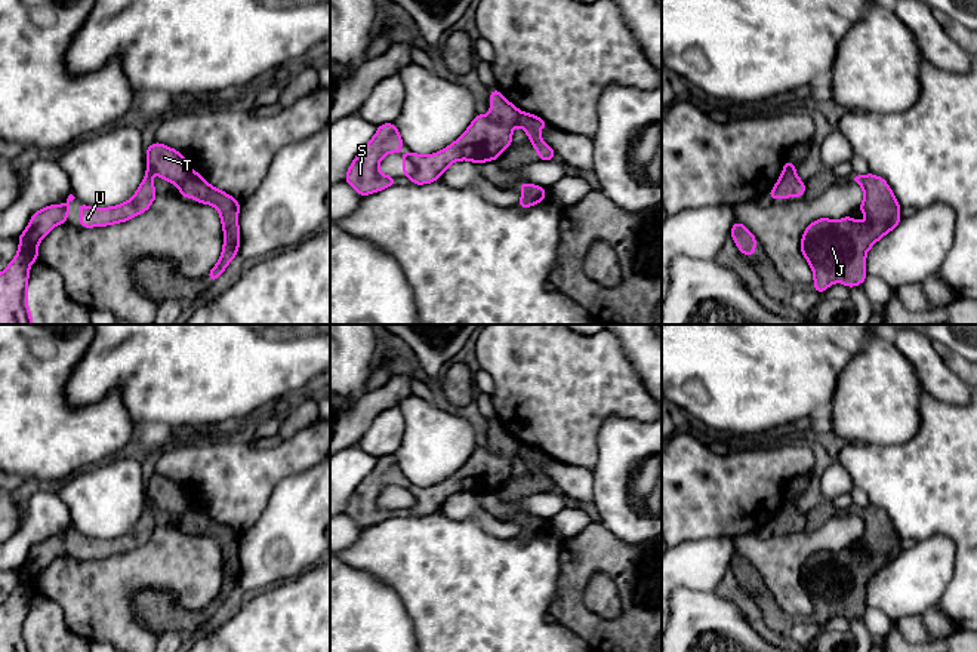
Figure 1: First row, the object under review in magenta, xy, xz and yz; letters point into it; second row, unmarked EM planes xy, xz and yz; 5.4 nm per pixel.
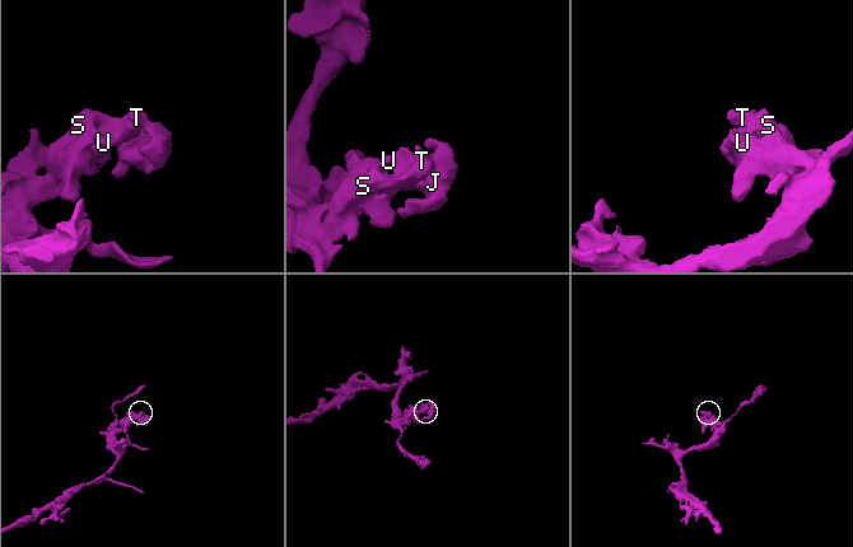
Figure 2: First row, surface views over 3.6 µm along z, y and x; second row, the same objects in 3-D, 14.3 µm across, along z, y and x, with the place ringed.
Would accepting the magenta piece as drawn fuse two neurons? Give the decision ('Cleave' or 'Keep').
Cleave

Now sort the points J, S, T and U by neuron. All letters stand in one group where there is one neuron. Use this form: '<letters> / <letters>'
J / S T U

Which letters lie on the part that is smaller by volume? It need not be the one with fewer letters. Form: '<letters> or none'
J

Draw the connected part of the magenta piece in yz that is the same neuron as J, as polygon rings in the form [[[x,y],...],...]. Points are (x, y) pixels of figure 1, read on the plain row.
[[[854,505],[851,513],[864,523],[857,541],[869,556],[854,553],[850,545],[839,553],[820,550],[807,559],[801,570],[801,584],[813,602],[813,619],[819,625],[835,613],[847,619],[863,616],[866,584],[902,553],[902,539],[885,511],[873,505]]]

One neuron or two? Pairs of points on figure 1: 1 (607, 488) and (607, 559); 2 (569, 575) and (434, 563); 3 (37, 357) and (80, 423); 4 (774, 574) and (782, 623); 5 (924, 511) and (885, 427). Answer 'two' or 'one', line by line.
1: two
2: two
3: one
4: two
5: two

